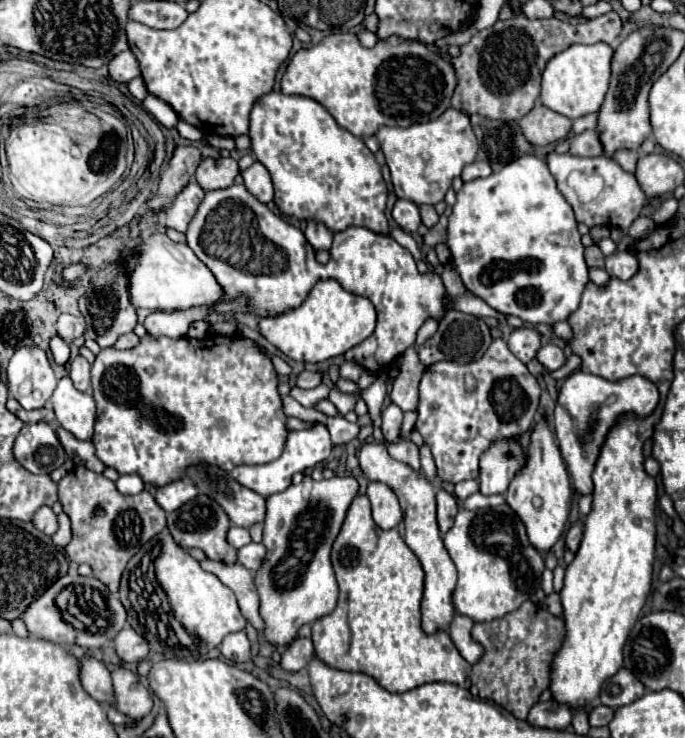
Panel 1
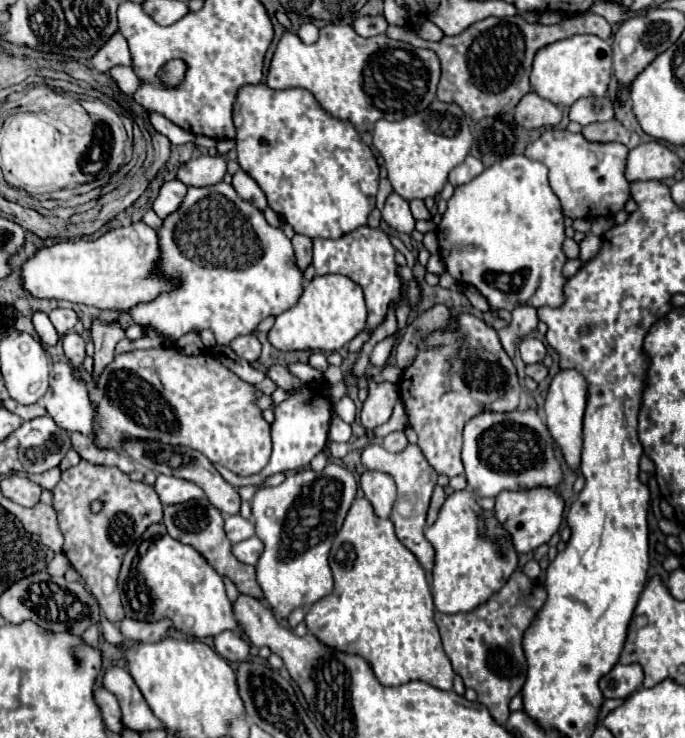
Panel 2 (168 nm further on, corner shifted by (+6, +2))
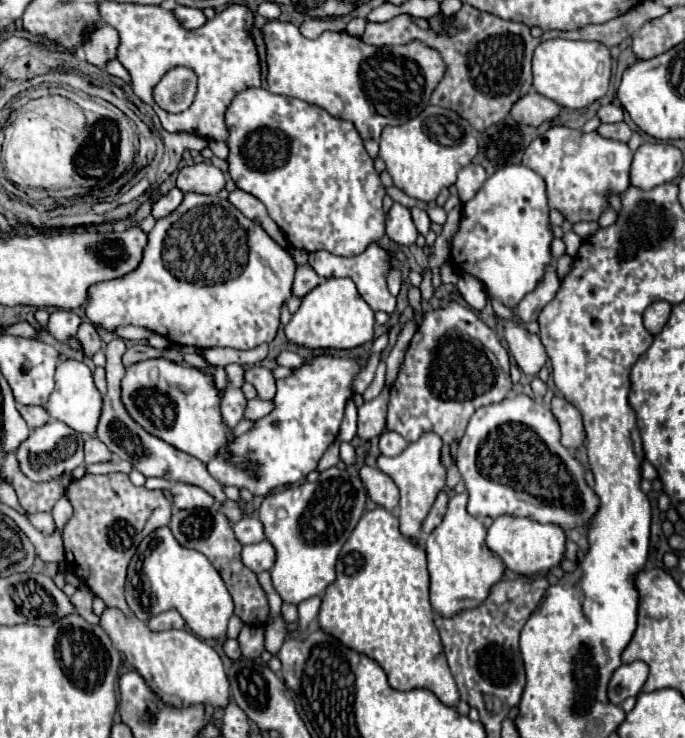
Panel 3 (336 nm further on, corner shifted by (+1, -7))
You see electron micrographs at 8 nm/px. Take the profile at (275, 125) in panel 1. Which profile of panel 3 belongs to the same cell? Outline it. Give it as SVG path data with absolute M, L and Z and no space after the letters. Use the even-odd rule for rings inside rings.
M265 88L239 92L227 108L225 122L229 130L227 162L231 178L237 188L253 194L265 204L269 216L283 230L291 246L307 252L327 250L337 256L355 256L385 234L385 188L373 168L373 158L367 154L363 140L351 122L335 118L305 100L277 96Z

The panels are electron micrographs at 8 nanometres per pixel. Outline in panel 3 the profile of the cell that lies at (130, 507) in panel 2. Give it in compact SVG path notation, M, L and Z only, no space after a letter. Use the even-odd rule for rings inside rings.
M111 472L111 474L103 474L103 476L85 474L81 480L71 482L67 488L67 500L73 506L73 516L65 524L65 564L67 564L67 570L73 572L79 580L83 580L83 584L87 584L91 588L91 592L95 596L99 596L109 608L119 608L125 616L131 614L131 610L125 602L125 596L123 596L125 574L127 574L129 560L133 558L133 554L137 550L135 546L141 542L139 538L131 538L131 532L141 530L141 534L143 534L143 526L149 520L149 516L153 514L153 510L157 508L159 498L161 498L161 490L135 488L131 484L129 476L123 472Z

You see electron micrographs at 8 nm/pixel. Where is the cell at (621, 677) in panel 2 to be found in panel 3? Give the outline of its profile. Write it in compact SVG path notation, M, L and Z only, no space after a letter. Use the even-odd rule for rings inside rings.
M633 662L633 664L621 664L611 682L609 682L609 700L617 706L623 704L625 698L637 696L649 676L649 666L645 662Z

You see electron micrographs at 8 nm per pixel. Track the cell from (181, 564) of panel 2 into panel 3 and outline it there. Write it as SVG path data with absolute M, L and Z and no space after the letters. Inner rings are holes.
M167 526L157 528L139 544L127 570L125 600L133 616L143 622L175 608L187 628L203 640L223 638L227 634L227 622L233 616L233 600L221 574L201 552L179 546Z

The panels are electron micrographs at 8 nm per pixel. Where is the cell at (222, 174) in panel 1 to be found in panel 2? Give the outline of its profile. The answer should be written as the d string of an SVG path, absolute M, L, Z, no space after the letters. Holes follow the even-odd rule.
M200 155L180 165L176 177L188 187L208 187L222 181L224 173L226 173L226 161L220 155L216 157Z

